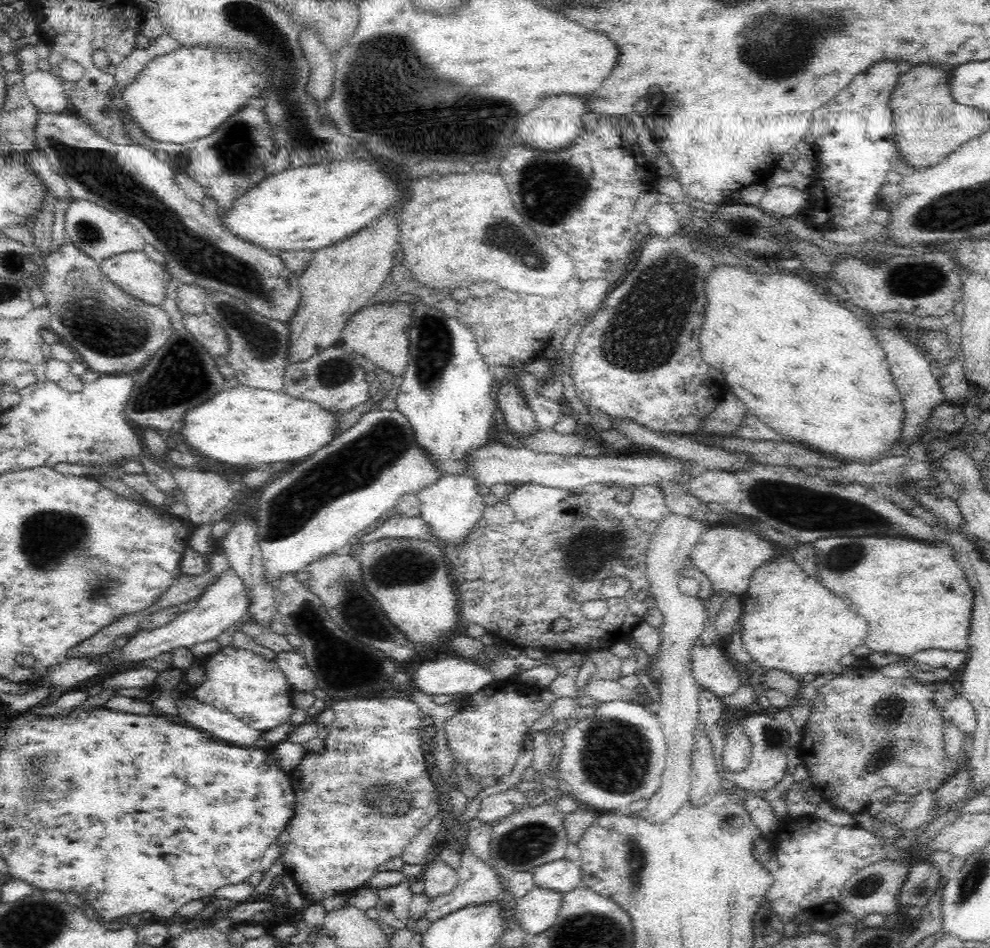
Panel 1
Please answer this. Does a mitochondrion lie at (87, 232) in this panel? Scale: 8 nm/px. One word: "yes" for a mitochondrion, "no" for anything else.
yes

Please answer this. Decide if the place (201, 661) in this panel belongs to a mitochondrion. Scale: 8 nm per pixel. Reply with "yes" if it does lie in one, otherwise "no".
no

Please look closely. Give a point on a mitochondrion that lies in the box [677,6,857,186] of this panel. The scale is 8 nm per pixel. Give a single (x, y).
(775, 55)

